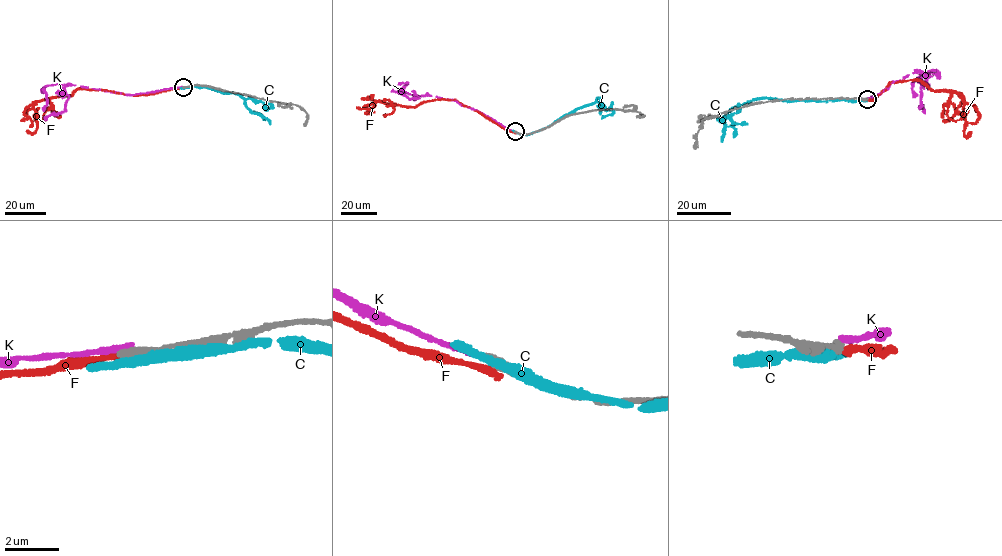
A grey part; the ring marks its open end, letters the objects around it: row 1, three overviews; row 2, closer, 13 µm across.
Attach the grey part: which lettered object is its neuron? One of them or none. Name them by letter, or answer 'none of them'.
none of them

